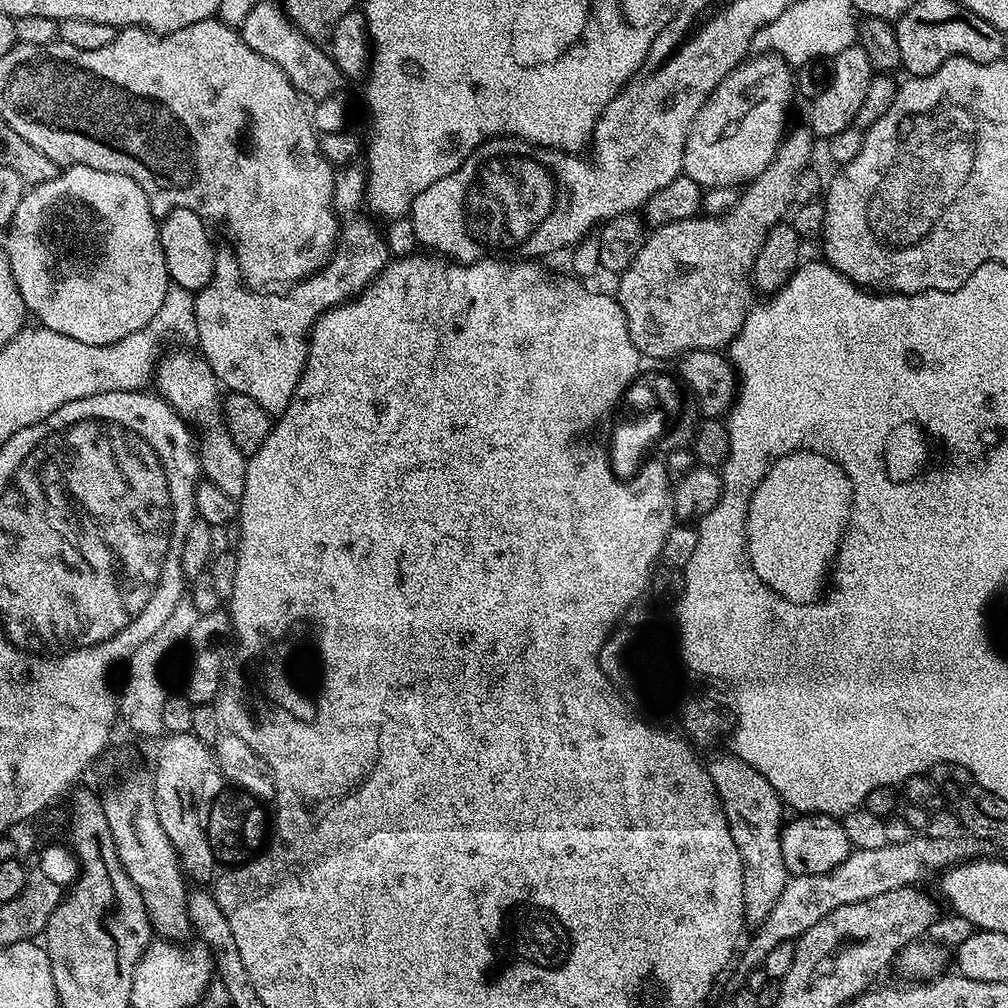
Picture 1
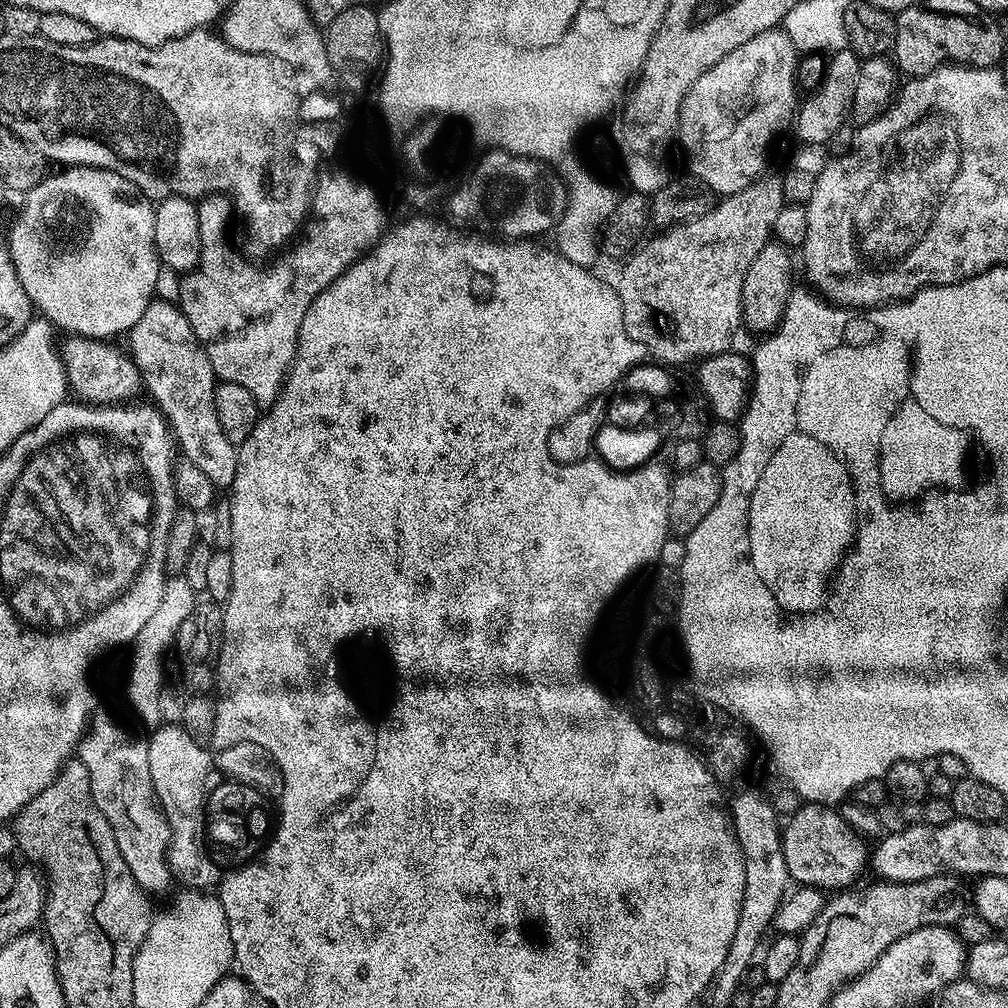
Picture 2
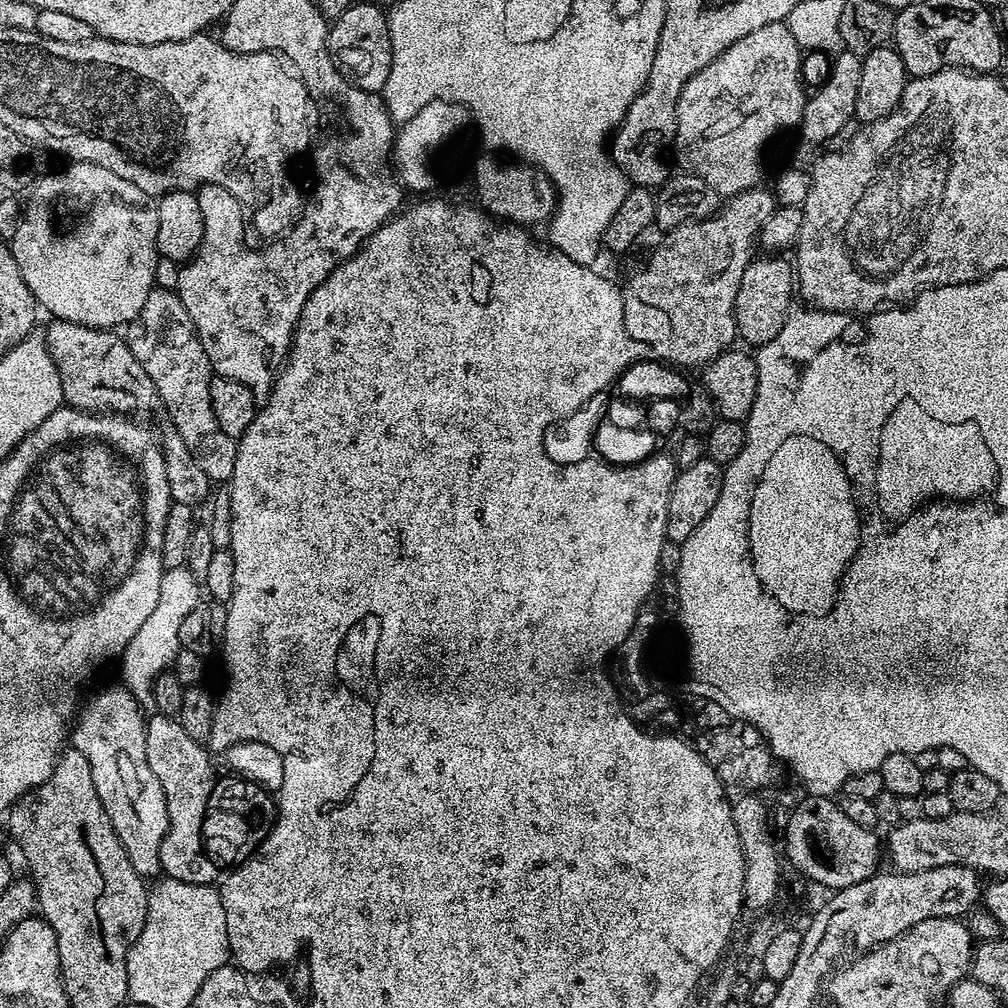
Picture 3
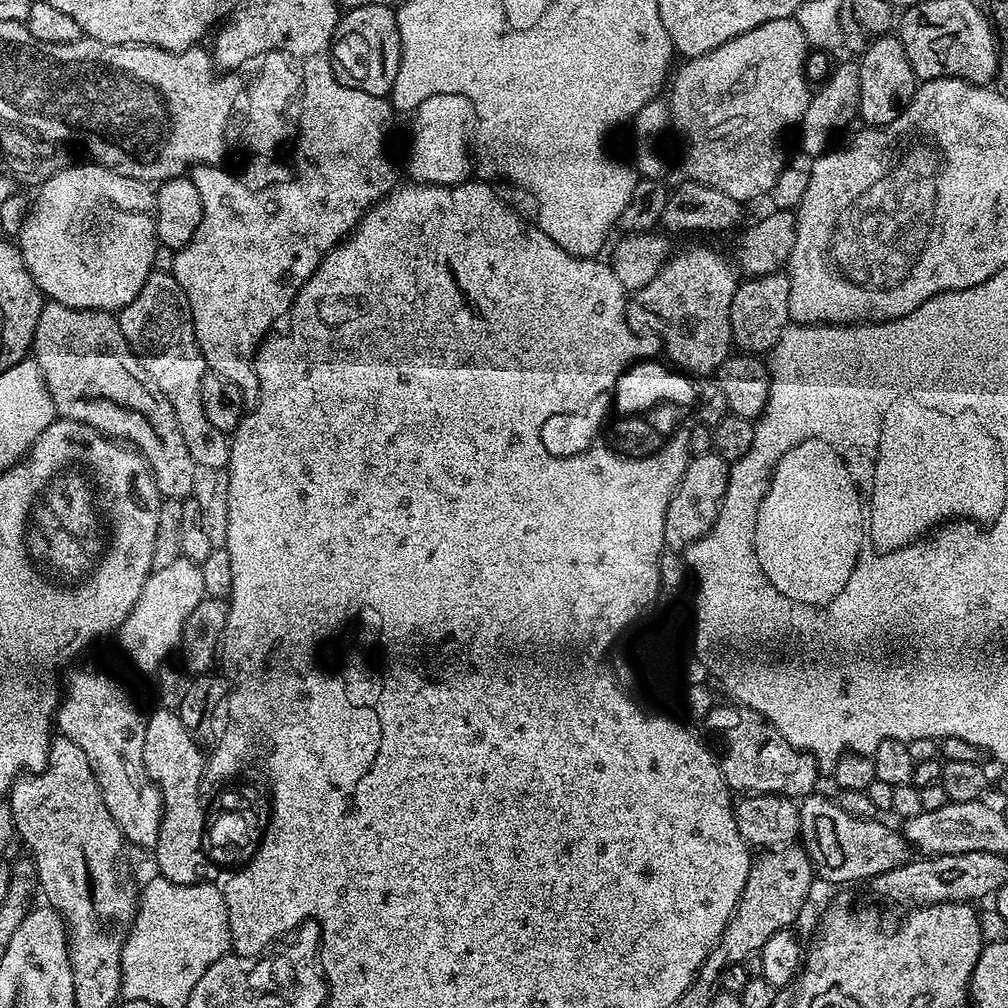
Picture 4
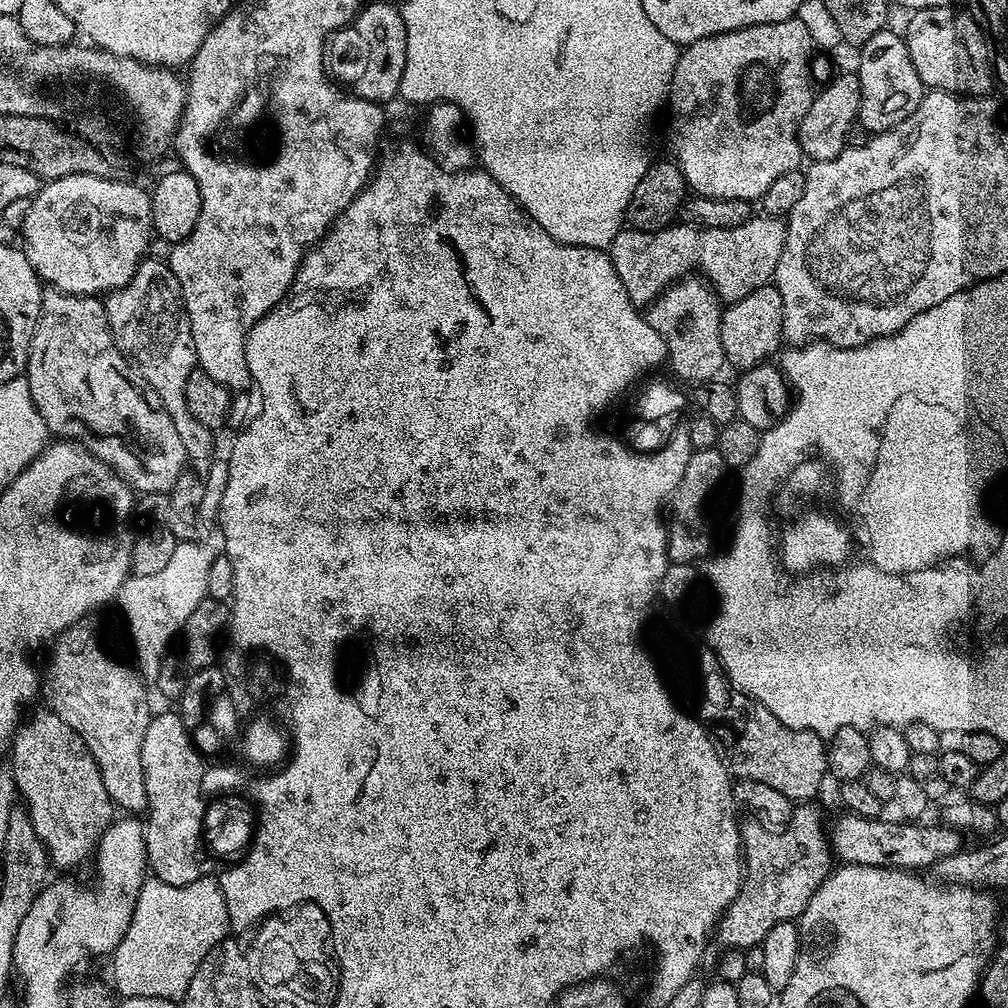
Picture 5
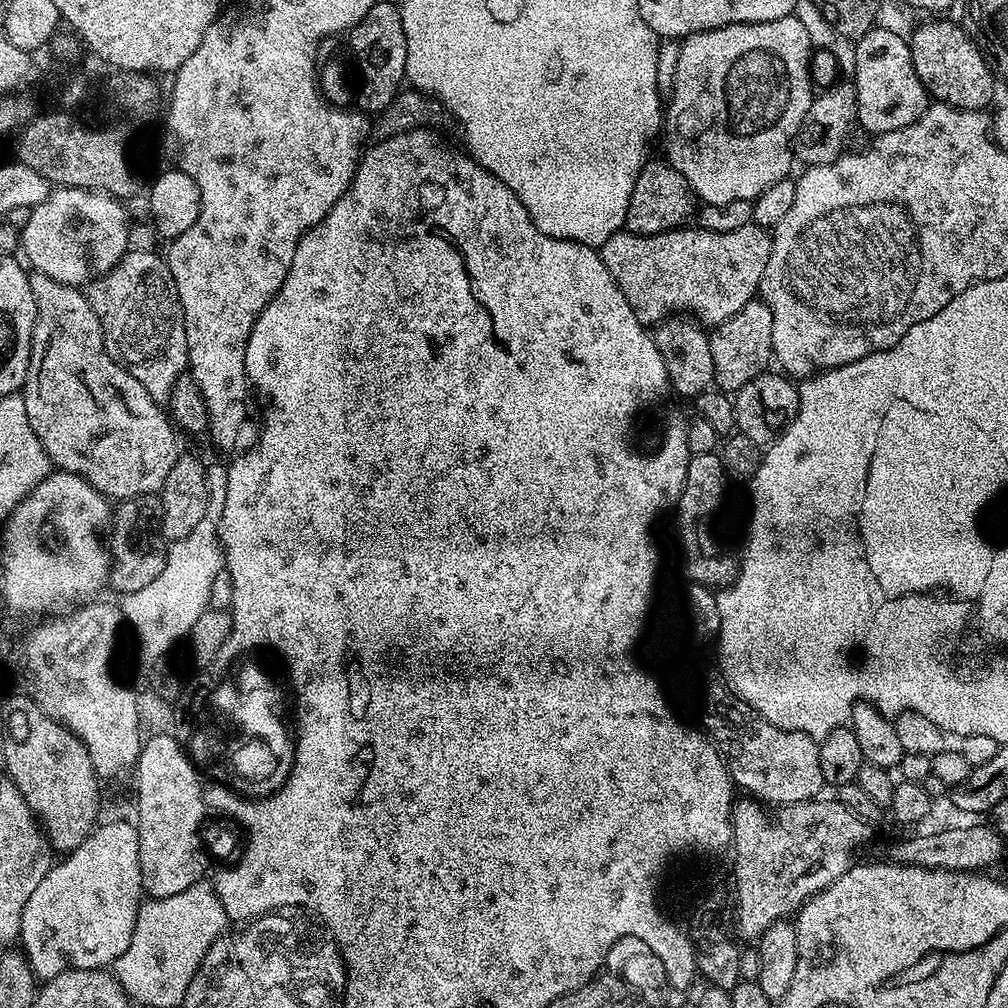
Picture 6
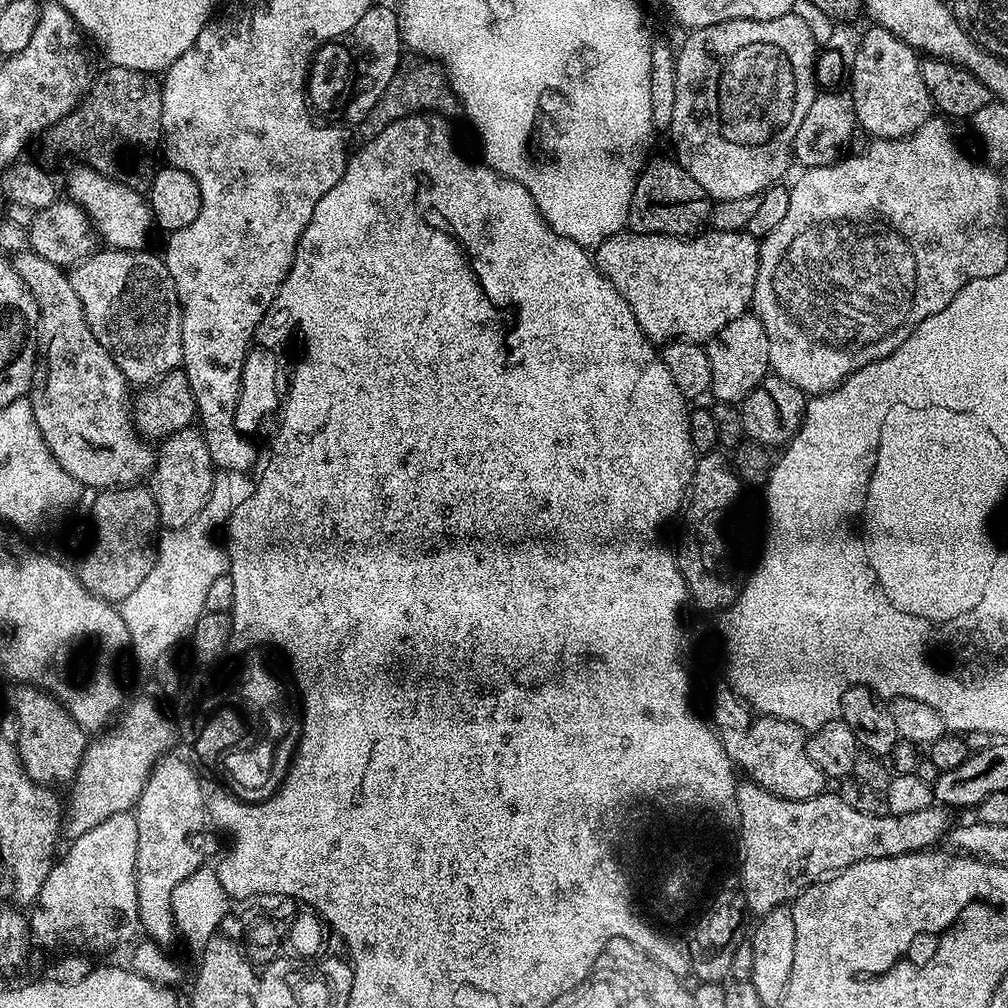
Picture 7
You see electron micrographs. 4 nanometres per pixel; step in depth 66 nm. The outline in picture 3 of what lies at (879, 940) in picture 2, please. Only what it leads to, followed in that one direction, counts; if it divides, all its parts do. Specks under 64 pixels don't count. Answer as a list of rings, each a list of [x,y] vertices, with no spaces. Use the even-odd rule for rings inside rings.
[[[938,866],[934,870],[922,872],[898,872],[895,870],[877,871],[876,875],[862,881],[862,892],[884,892],[884,904],[896,904],[890,908],[890,916],[898,922],[898,928],[906,932],[926,918],[964,918],[982,900],[981,873],[966,866]]]

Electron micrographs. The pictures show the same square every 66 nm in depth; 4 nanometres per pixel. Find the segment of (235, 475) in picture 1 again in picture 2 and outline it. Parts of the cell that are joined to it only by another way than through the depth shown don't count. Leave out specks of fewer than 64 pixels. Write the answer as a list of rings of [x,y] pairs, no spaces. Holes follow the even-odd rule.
[[[153,299],[152,305],[142,318],[127,333],[126,340],[132,346],[130,356],[140,371],[143,387],[153,396],[155,407],[160,409],[168,421],[178,448],[184,451],[183,459],[187,463],[198,466],[206,478],[218,490],[231,489],[234,476],[238,474],[238,448],[223,432],[219,424],[218,410],[215,409],[215,390],[218,385],[216,371],[210,366],[210,358],[206,358],[206,350],[198,342],[186,314],[170,300]]]

